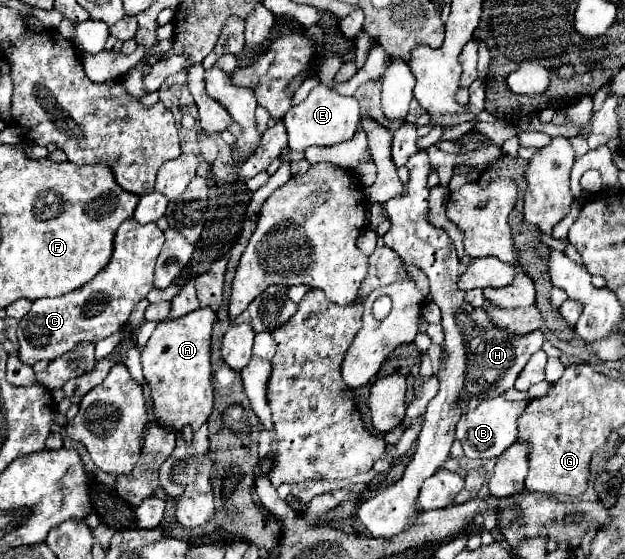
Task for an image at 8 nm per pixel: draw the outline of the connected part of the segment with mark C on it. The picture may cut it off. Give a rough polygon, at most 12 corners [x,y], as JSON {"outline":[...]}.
{"outline":[[124,221],[82,289],[36,299],[20,359],[52,361],[120,331],[154,287],[156,223]]}

